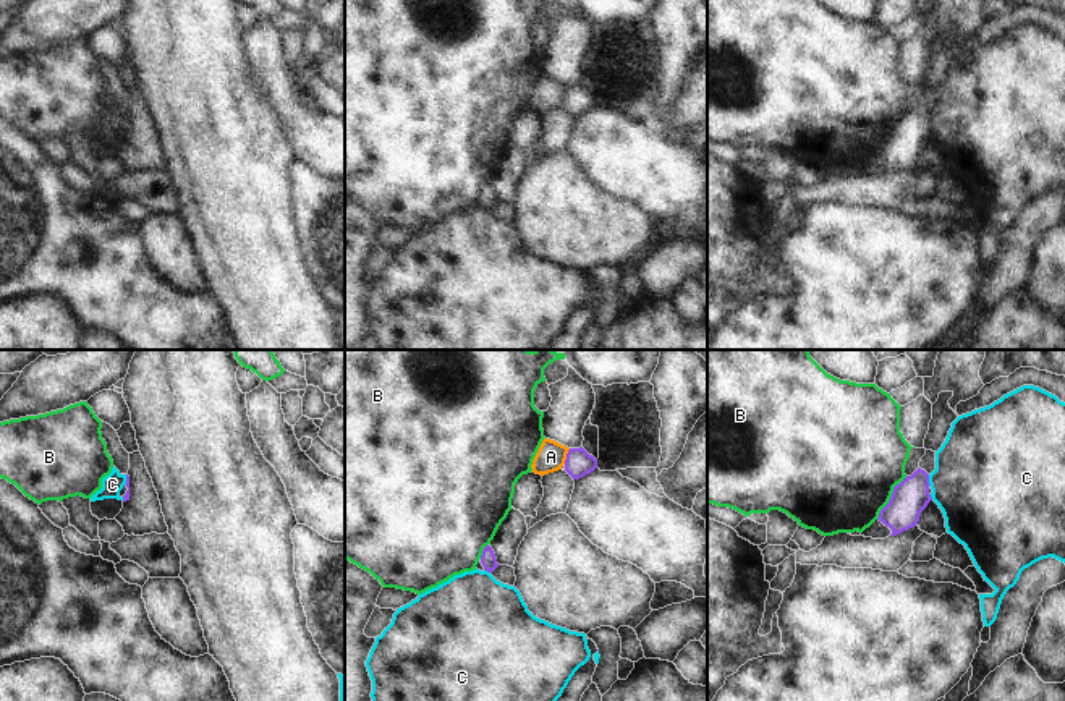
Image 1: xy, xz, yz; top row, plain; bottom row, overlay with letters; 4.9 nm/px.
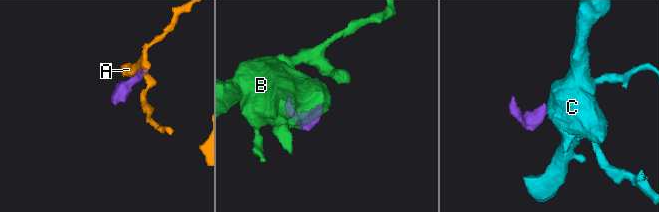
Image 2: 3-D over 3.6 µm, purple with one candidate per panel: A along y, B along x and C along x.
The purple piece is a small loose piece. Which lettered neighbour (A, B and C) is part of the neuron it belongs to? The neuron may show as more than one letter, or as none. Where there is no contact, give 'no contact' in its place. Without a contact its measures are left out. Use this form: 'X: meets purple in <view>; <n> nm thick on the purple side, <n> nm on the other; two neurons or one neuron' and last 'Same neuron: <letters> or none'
A: meets purple in xz; 140 nm thick on the purple side, 150 nm on the other; two neurons
B: meets purple in yz; 180 nm thick on the purple side, 480 nm on the other; two neurons
C: meets purple in yz; 180 nm thick on the purple side, 460 nm on the other; two neurons
Same neuron: none

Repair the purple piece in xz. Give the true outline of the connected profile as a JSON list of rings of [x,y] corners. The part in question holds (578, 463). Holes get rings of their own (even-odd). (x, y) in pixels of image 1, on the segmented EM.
[[[583,447],[570,448],[565,460],[565,471],[575,479],[579,479],[597,468],[597,460]]]

